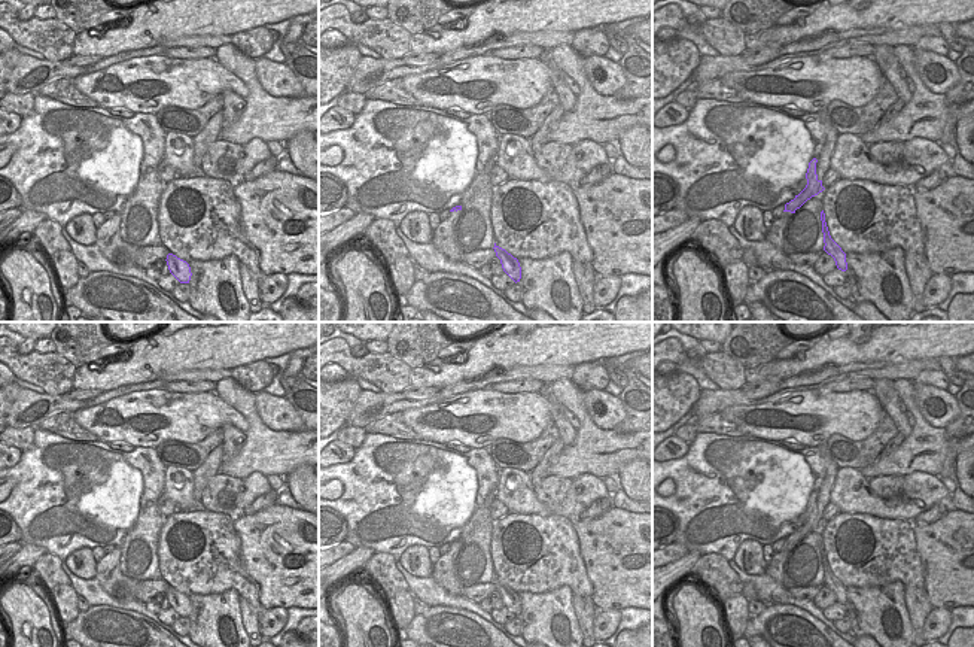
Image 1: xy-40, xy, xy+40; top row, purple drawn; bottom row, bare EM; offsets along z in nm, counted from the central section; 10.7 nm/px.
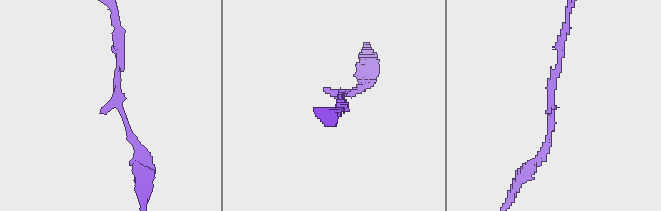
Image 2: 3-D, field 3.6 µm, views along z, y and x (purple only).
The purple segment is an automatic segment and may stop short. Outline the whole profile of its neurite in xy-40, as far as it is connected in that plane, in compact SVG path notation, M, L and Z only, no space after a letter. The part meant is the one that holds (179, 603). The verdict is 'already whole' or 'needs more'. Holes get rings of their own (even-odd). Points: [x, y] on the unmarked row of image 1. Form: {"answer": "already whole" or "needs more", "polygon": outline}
{"answer": "already whole", "polygon": "M173 587L167 589L167 599L170 607L180 616L180 617L189 617L191 614L191 601L186 595L177 592Z"}

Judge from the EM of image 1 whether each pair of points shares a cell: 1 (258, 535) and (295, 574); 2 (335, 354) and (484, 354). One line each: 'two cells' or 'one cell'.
1: one cell
2: two cells

